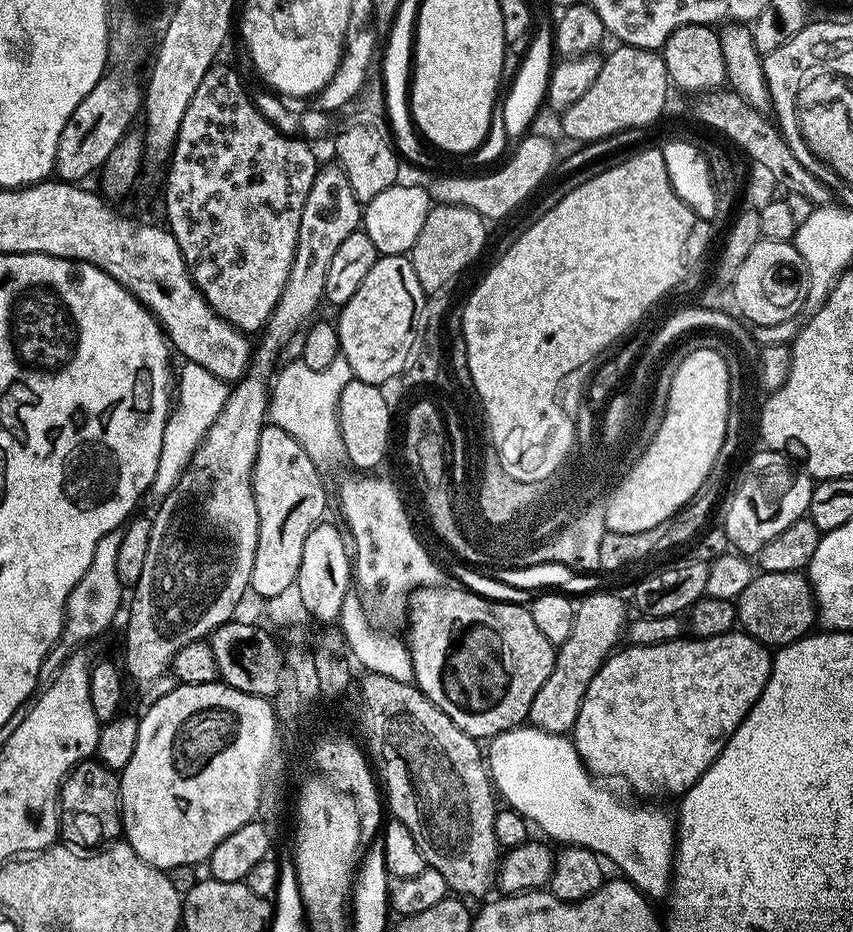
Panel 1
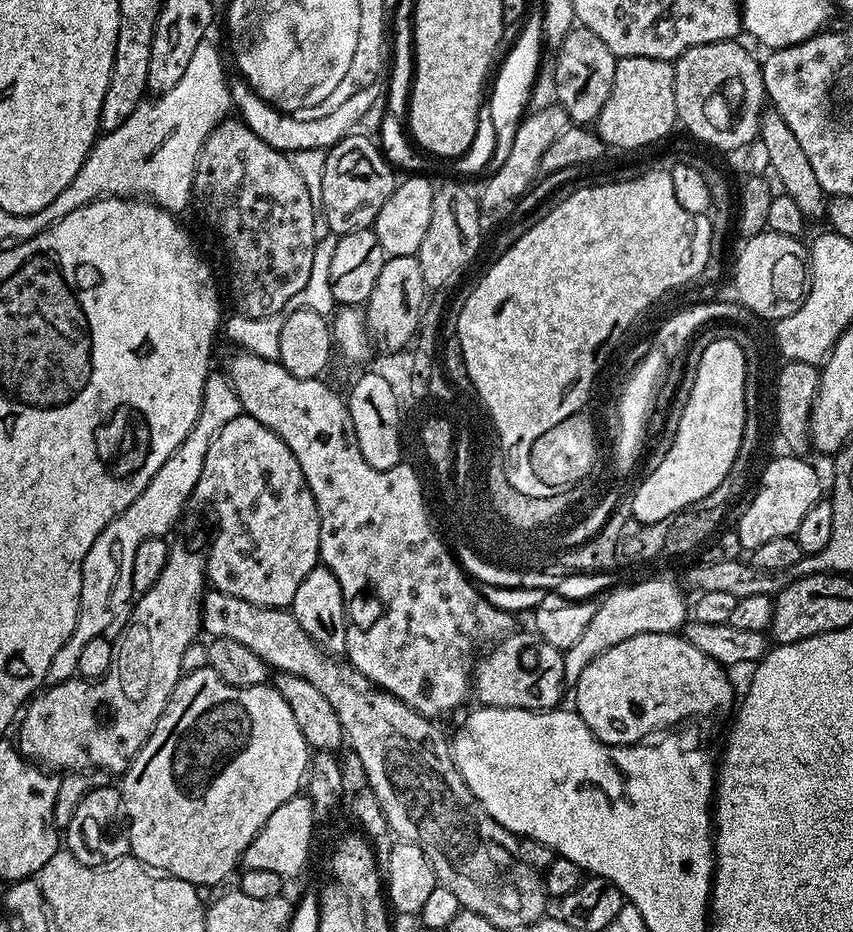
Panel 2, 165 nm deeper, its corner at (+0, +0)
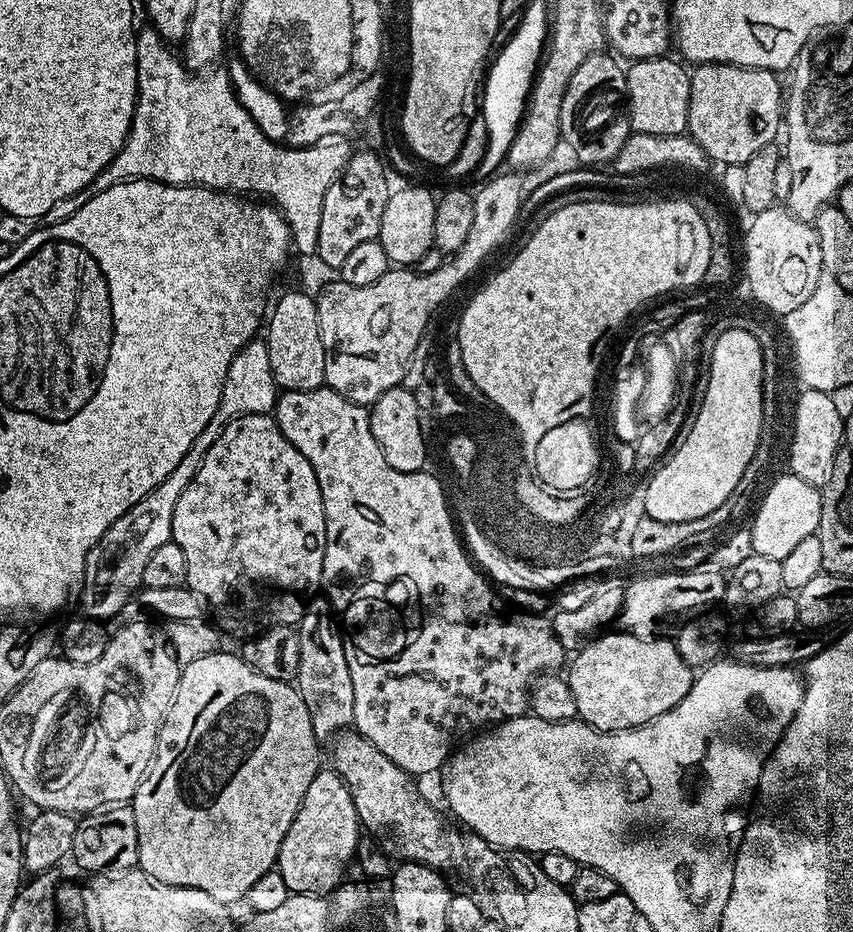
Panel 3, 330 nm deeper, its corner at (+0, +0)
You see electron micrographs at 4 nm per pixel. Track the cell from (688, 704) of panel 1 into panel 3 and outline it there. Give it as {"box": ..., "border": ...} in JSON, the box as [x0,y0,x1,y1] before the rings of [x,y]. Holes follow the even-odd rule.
{"box":[566,630,694,732],"border":[[[608,630],[597,636],[595,640],[591,640],[586,647],[571,657],[572,669],[566,672],[566,679],[568,689],[572,691],[576,703],[579,719],[585,724],[600,729],[601,732],[617,732],[650,722],[658,718],[658,714],[666,714],[666,710],[678,706],[678,702],[686,698],[694,679],[692,665],[684,661],[683,654],[676,648],[675,639],[656,639],[660,638]]]}

